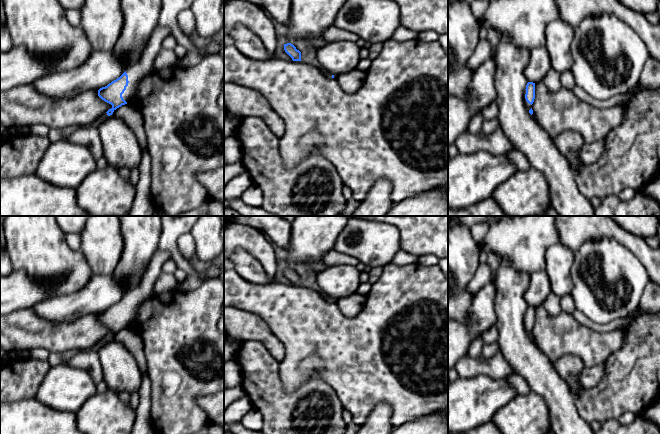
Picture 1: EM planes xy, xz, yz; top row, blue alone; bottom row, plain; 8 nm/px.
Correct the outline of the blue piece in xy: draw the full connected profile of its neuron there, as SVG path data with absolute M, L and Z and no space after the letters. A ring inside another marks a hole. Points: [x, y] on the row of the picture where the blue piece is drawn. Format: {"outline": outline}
{"outline": "M156 26L139 60L119 78L98 90L98 96L110 105L106 112L108 116L122 105L132 102L139 81L155 71L154 59L162 49L162 42L170 34L169 28Z"}

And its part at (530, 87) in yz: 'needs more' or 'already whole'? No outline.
needs more

